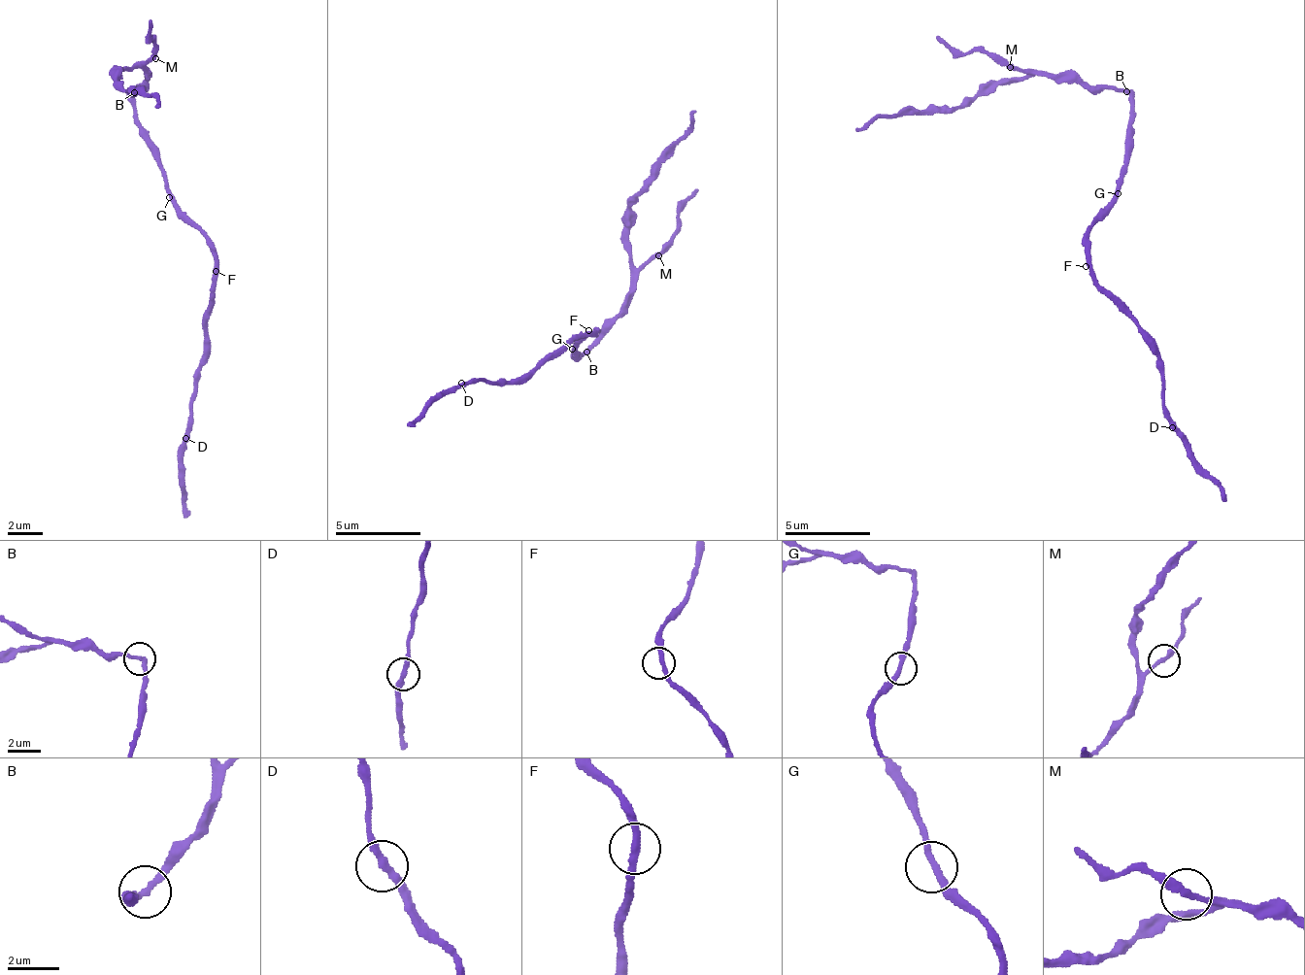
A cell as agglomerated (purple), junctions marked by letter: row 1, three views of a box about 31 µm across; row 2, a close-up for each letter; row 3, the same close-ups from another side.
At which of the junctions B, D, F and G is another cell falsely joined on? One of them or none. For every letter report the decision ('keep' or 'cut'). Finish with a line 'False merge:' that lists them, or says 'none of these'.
B: cut
D: keep
F: keep
G: keep
False merge: B

